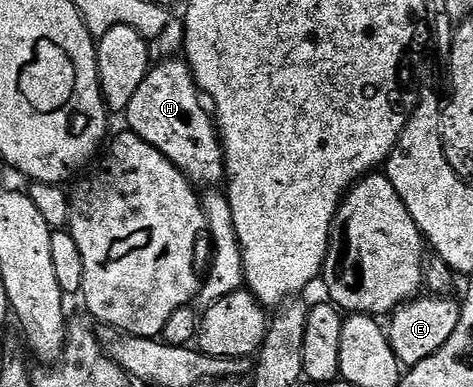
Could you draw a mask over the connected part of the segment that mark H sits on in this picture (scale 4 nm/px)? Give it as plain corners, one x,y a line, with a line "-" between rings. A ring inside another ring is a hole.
165,58
160,62
162,64
154,63
150,67
139,90
135,90
127,110
123,113
123,120
129,123
126,124
128,131
143,138
143,142
155,146
155,150
159,150
159,154
166,156
189,179
190,184
201,190
216,189
220,185
217,183
225,180
225,153
217,135
214,117
203,99
201,89
195,82
193,71
189,69
184,59

